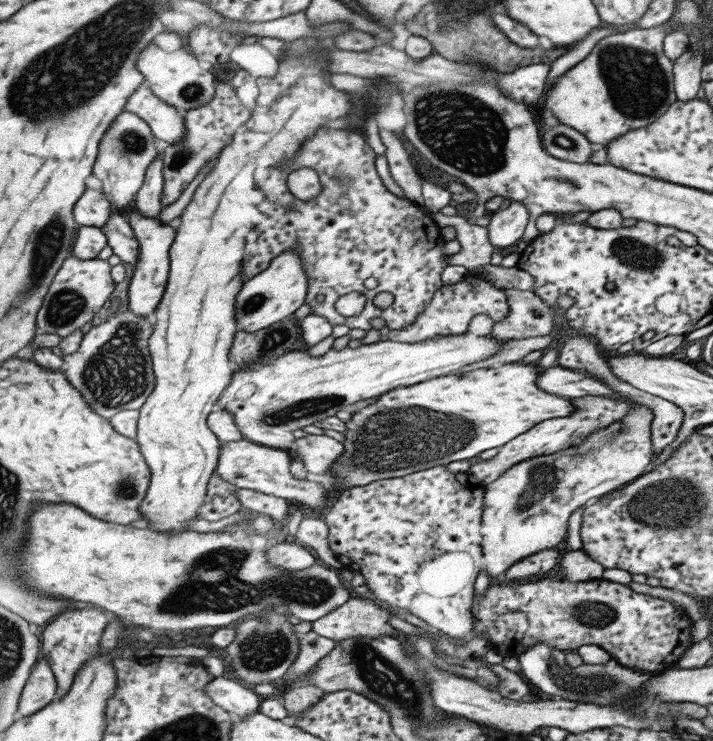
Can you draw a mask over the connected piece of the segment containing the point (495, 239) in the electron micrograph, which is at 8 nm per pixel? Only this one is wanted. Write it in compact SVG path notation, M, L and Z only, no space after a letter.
M511 200L507 208L489 214L487 241L497 248L516 244L528 221L528 210L523 202Z

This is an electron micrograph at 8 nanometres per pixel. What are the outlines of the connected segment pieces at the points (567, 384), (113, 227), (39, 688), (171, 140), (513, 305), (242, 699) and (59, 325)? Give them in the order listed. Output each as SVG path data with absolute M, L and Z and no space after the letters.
M559 365L548 367L539 371L536 379L537 390L559 395L569 399L581 396L613 397L615 391L597 378L581 371L566 369Z
M119 210L109 214L107 222L101 226L101 232L105 235L106 245L112 253L119 257L121 263L126 263L133 270L139 255L139 244L133 236L133 231L128 222L121 217Z
M43 658L36 659L20 692L16 710L21 716L29 716L56 697L56 680L49 665Z
M147 84L137 86L137 90L127 98L124 110L143 120L155 140L164 141L166 145L175 144L185 136L183 116L175 107L159 100Z
M504 289L509 308L506 318L493 322L489 336L495 340L533 338L553 330L553 306L538 300L530 289Z
M212 677L205 686L205 695L209 695L213 703L232 714L234 719L245 719L245 716L258 712L257 695L231 679Z
M69 256L52 279L39 311L36 328L43 334L55 334L61 339L91 321L107 302L116 284L111 280L110 266L105 260L78 260Z

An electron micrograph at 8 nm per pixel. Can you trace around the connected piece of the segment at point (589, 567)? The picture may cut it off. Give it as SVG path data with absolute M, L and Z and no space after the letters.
M581 549L564 551L559 560L559 570L569 582L583 582L585 580L599 579L604 568L591 558L587 557Z

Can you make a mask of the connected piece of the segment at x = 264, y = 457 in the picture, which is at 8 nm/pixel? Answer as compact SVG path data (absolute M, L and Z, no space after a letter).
M242 438L235 442L227 442L220 447L215 471L221 479L235 485L238 489L256 490L263 494L296 500L298 505L306 504L315 510L321 508L327 502L329 492L325 492L325 489L317 482L293 477L288 469L290 459L289 451L258 445Z

